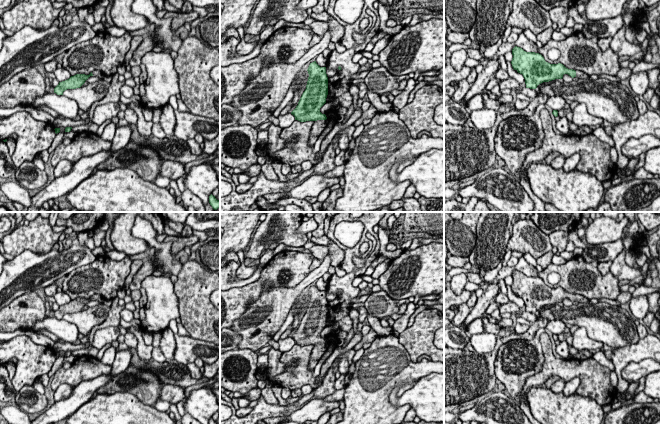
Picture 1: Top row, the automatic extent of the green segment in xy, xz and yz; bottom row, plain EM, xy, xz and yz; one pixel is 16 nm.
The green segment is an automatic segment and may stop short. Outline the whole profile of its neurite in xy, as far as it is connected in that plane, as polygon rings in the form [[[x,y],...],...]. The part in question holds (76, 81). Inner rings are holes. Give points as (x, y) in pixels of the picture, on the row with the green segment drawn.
[[[93,71],[89,75],[76,74],[65,81],[59,82],[54,88],[54,93],[63,95],[63,92],[67,89],[80,88],[90,76],[99,77],[100,79],[104,78],[104,75],[102,75],[100,71]]]

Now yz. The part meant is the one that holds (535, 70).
[[[517,46],[512,49],[512,55],[512,67],[523,75],[526,88],[536,89],[543,82],[562,79],[564,74],[568,74],[572,78],[589,79],[589,75],[582,71],[568,69],[561,63],[550,64],[541,54],[526,52]]]

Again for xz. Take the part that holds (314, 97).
[[[316,61],[310,63],[307,71],[309,77],[306,89],[291,114],[295,120],[300,122],[314,122],[309,137],[309,146],[314,146],[328,125],[326,115],[320,112],[320,108],[326,103],[328,95],[328,77],[326,67],[320,67]]]

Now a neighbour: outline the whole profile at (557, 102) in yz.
[[[550,96],[547,99],[546,104],[552,109],[552,110],[562,110],[564,109],[564,106],[566,104],[566,100],[561,96]]]

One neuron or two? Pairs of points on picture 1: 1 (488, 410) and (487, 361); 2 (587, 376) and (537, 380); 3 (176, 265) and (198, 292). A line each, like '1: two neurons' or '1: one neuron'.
1: two neurons
2: one neuron
3: two neurons

